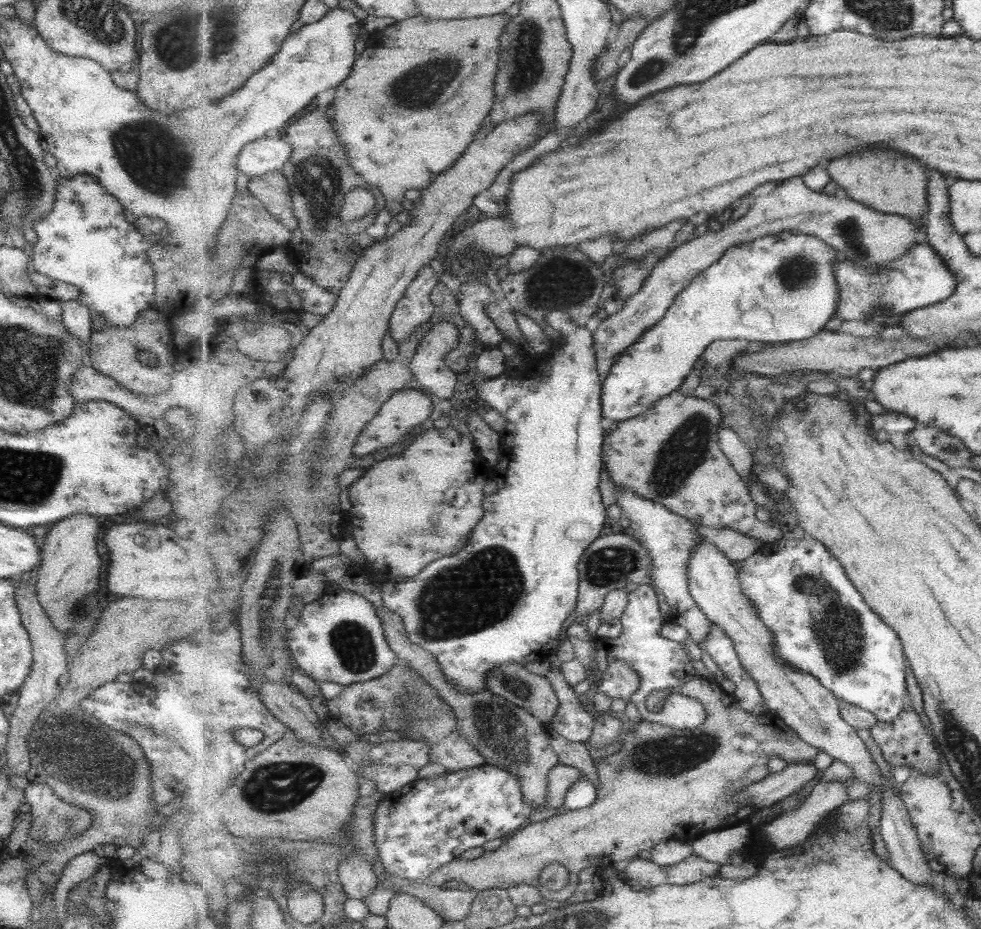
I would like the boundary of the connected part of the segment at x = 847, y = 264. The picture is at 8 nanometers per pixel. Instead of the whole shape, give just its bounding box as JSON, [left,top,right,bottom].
[835,243,956,321]

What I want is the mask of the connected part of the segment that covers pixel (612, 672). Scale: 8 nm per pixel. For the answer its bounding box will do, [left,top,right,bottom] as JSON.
[596,660,641,701]

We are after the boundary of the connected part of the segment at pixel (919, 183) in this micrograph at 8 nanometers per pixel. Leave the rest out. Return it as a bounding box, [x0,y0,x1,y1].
[828,150,928,224]

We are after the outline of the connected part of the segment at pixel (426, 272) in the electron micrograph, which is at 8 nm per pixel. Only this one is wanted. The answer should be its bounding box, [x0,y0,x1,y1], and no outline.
[389,265,438,345]

